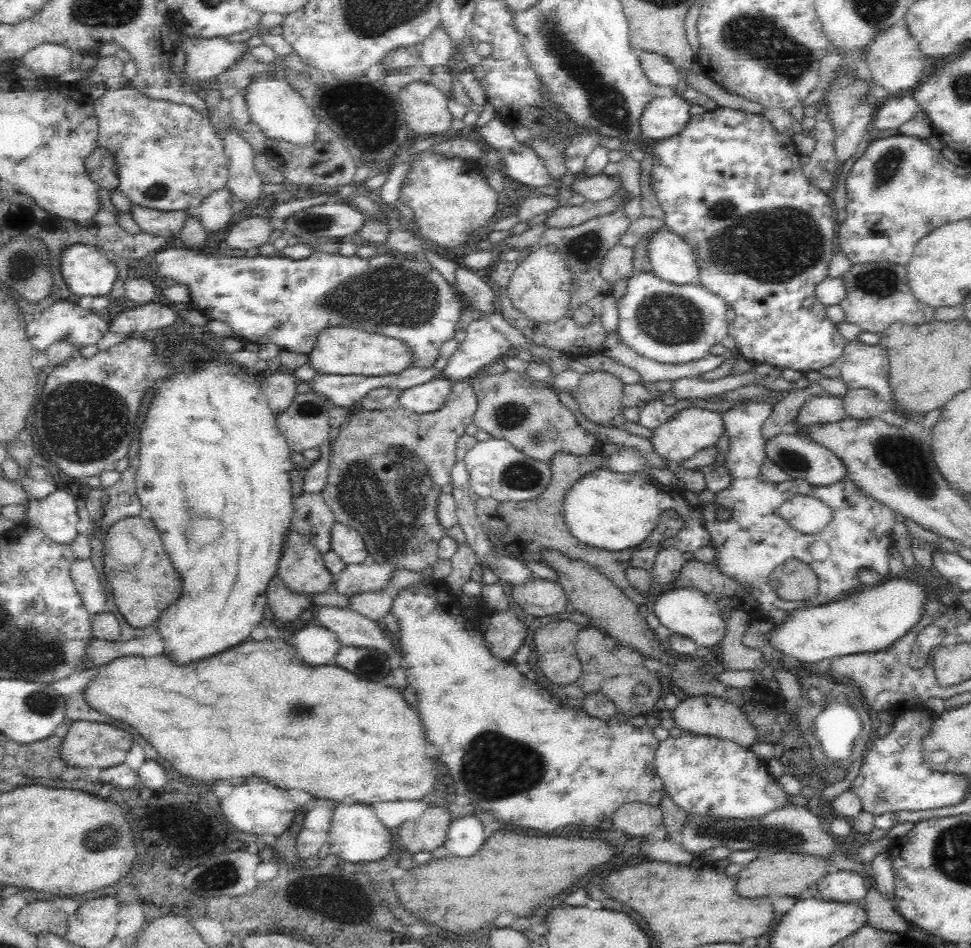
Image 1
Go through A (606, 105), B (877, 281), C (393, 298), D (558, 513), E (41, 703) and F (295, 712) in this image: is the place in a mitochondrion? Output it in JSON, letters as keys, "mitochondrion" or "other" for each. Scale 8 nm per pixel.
{"A":"mitochondrion","B":"mitochondrion","C":"mitochondrion","D":"other","E":"mitochondrion","F":"mitochondrion"}

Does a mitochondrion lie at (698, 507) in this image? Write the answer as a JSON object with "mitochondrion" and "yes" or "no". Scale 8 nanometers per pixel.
{"mitochondrion":"no"}

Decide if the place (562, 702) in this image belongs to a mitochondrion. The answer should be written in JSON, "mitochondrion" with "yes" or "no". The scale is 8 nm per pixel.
{"mitochondrion":"no"}

